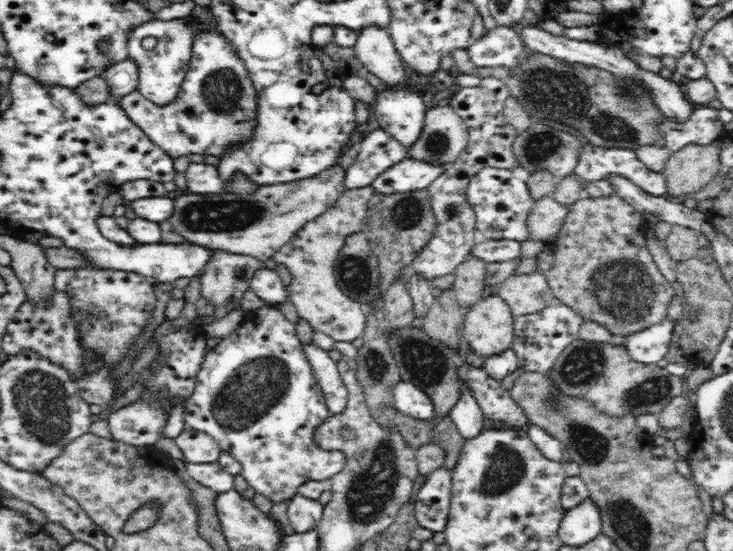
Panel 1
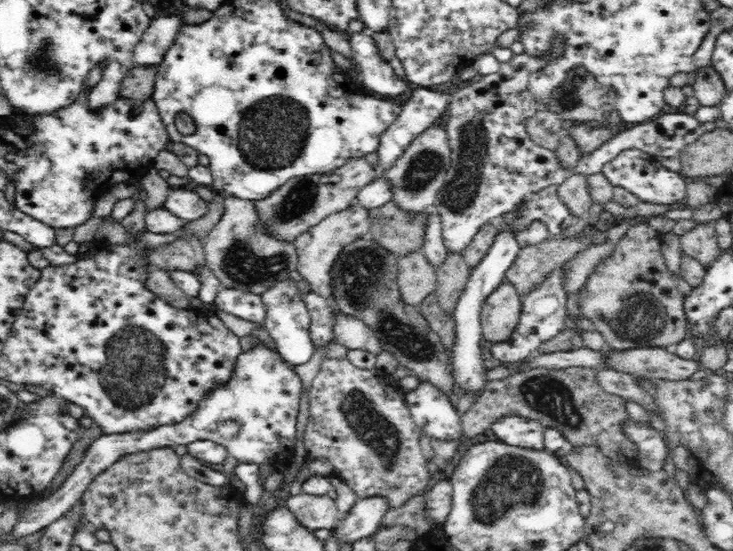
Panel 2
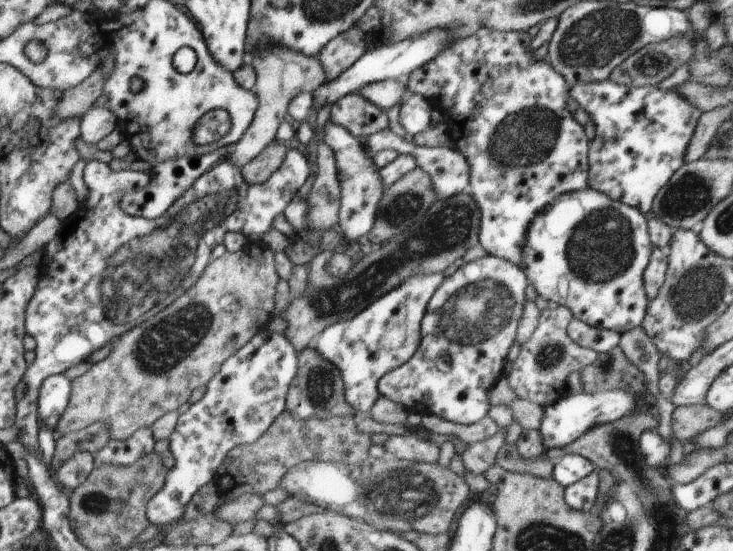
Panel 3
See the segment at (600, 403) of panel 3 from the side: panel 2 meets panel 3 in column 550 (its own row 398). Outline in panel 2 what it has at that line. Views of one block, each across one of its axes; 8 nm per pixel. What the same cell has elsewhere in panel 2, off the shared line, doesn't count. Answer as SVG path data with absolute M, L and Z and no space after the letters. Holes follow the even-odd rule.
M421 381L416 389L405 394L405 399L415 423L426 435L447 441L459 438L460 415L437 386Z

